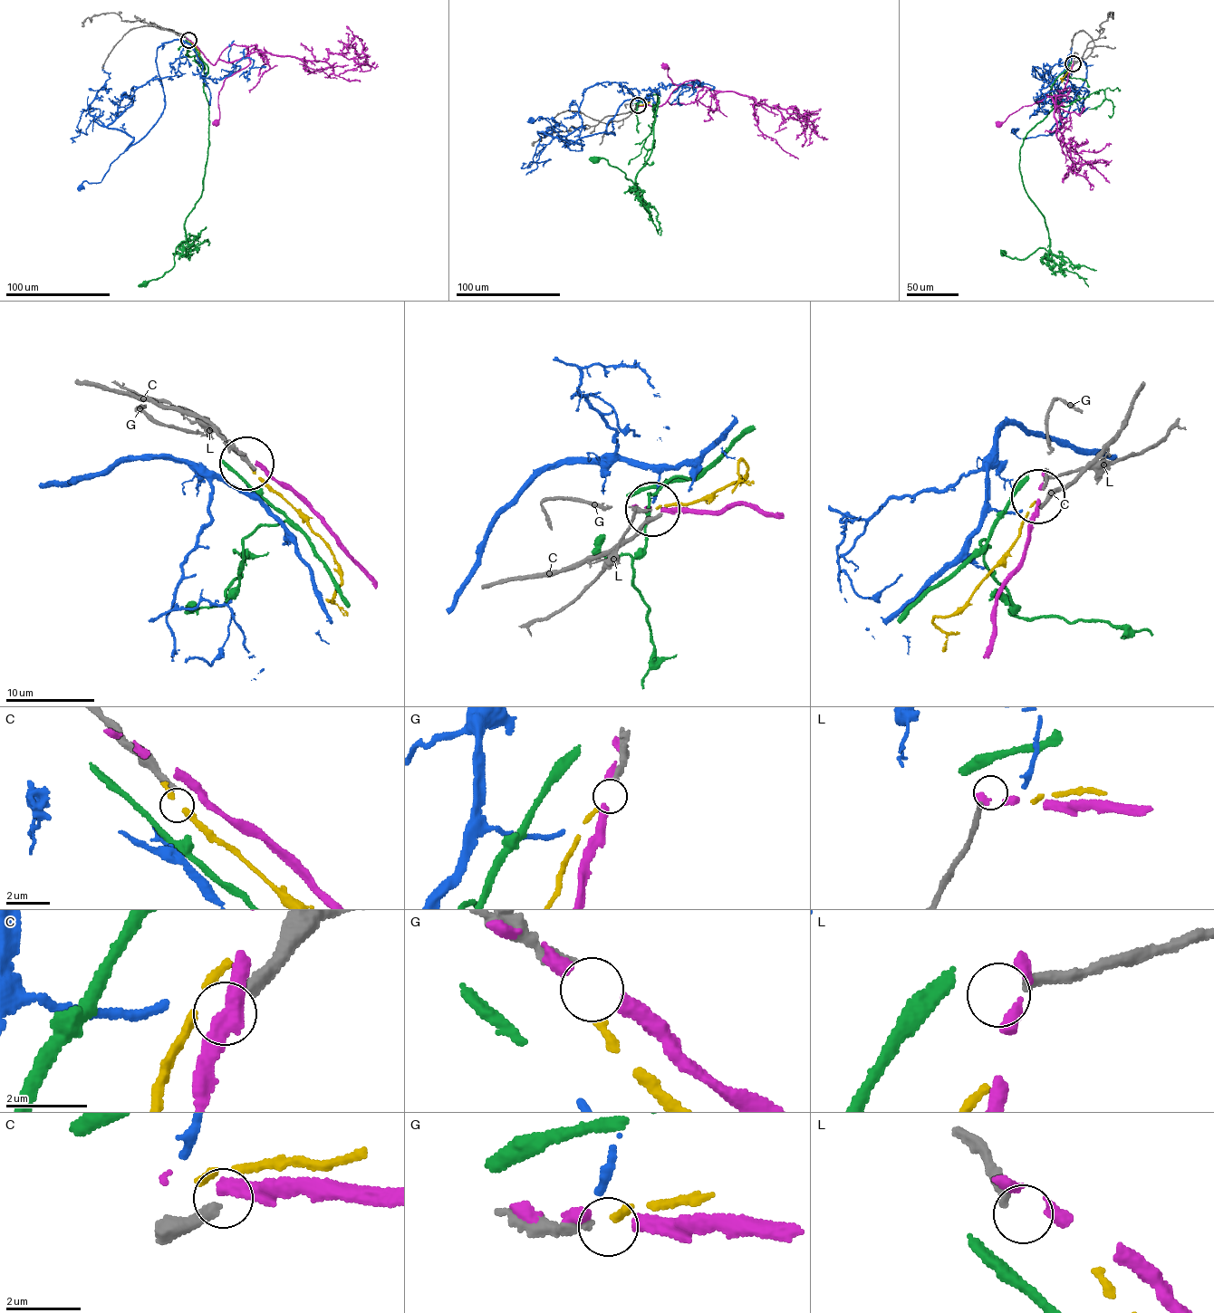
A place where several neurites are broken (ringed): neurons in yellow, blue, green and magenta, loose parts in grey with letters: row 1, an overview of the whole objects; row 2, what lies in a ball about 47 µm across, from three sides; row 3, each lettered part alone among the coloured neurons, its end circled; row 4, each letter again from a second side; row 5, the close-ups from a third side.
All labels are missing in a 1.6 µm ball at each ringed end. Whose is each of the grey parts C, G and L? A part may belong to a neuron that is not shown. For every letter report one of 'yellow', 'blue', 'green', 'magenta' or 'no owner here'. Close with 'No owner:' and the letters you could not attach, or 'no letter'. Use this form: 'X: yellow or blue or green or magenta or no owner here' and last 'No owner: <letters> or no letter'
C: no owner here
G: no owner here
L: no owner here
No owner: C, G, L

